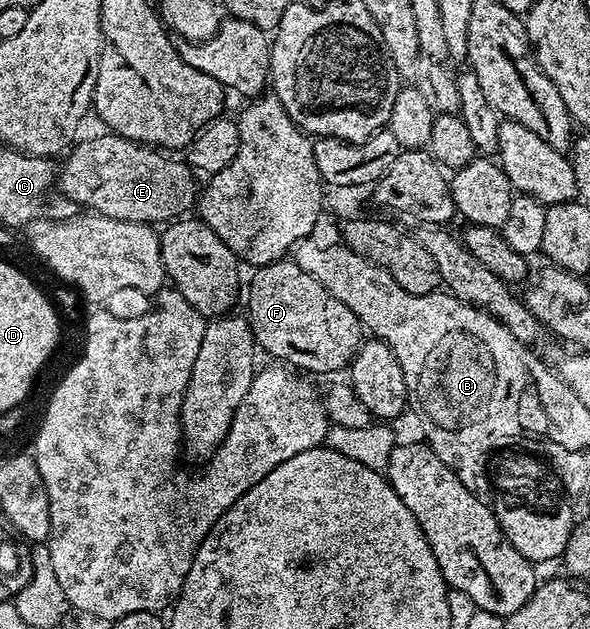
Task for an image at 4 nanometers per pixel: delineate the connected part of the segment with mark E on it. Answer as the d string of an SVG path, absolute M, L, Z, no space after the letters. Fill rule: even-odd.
M113 132L80 142L65 155L66 163L56 174L56 186L61 197L63 194L68 201L87 206L87 211L112 220L164 224L179 219L197 203L200 186L185 161L166 158Z

